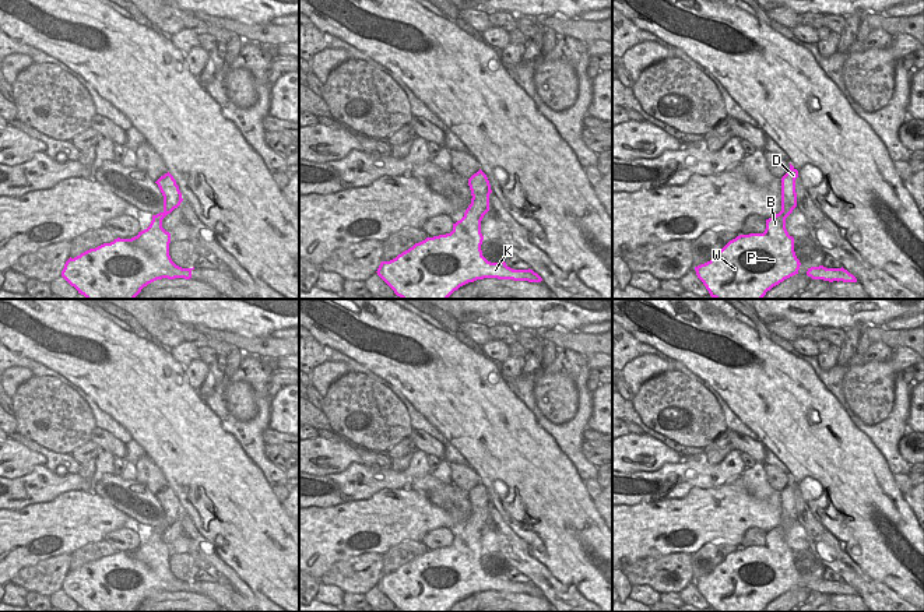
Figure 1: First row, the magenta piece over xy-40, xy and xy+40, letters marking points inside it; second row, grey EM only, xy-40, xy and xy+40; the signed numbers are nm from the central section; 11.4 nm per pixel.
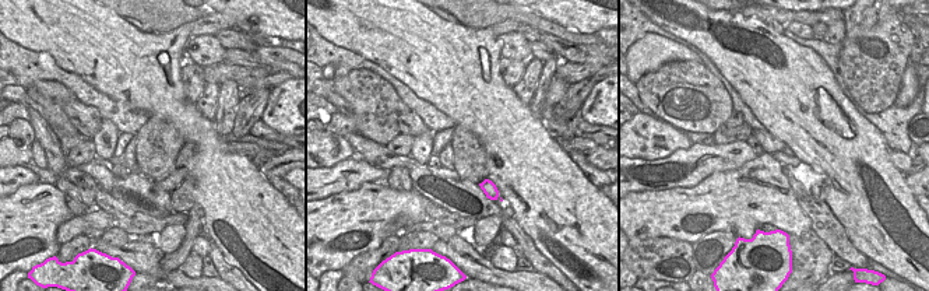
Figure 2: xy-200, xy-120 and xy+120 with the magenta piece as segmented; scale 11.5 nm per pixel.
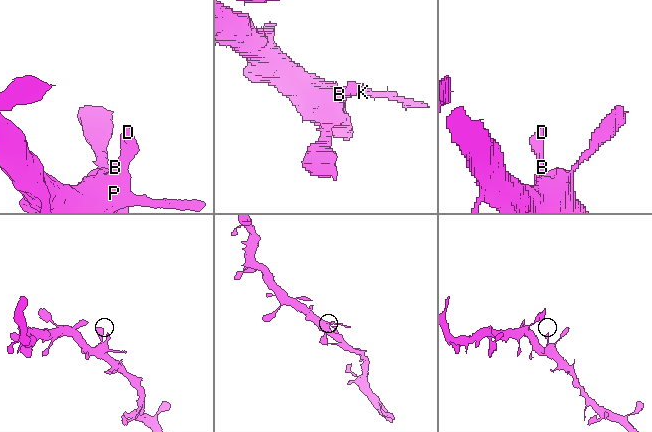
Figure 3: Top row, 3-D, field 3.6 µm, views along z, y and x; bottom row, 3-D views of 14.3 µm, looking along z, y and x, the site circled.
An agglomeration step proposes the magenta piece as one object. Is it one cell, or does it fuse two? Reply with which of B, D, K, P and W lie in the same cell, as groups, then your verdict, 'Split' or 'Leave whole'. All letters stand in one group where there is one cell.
Groups: B D K P W. Leave whole.

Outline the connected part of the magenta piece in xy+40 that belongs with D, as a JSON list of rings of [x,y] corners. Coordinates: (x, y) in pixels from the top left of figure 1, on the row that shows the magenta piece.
[[[790,163],[781,177],[781,211],[766,219],[763,233],[739,235],[730,240],[716,256],[695,267],[698,278],[714,299],[762,299],[767,291],[798,274],[800,260],[794,252],[794,238],[786,229],[786,218],[797,207],[795,179],[798,170]]]

